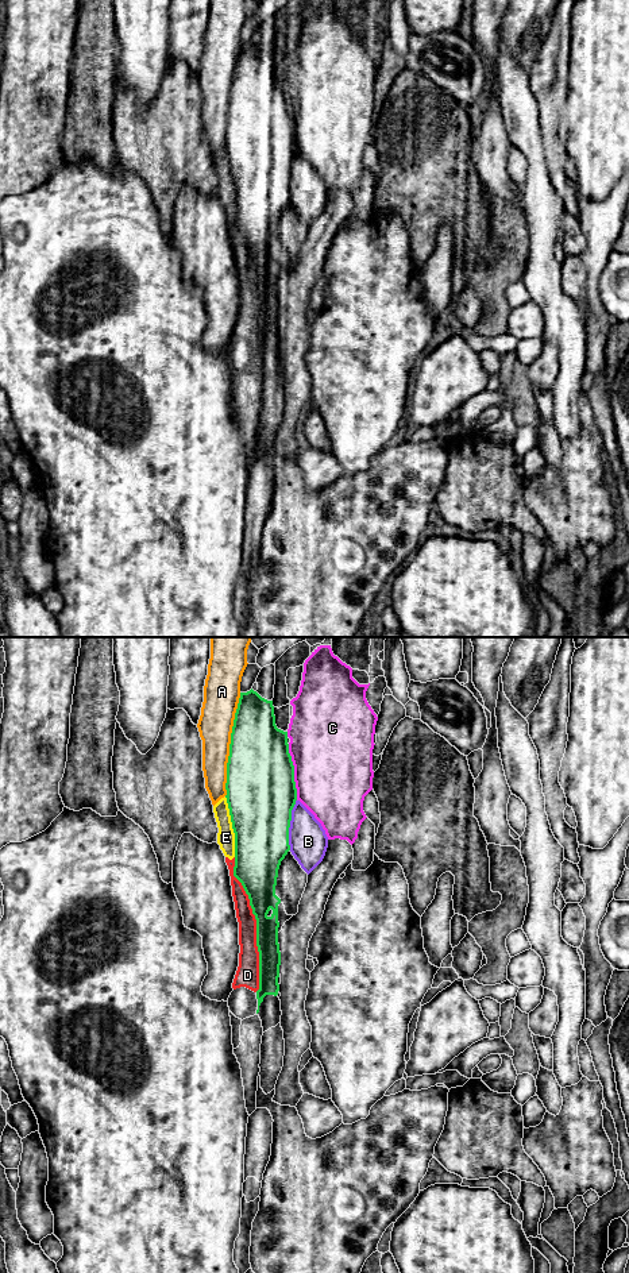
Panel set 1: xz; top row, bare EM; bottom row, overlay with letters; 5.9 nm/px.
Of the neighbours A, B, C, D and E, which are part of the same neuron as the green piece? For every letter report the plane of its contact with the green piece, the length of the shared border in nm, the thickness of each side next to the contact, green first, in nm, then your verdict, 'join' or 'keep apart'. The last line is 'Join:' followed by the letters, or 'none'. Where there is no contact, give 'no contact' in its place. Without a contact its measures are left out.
A: meets green in xz; contact 600 nm long; 400 nm thick on the green side, 200 nm on the other; keep apart
B: meets green in xz; contact 300 nm long; 420 nm thick on the green side, 220 nm on the other; keep apart
C: meets green in xz; contact 340 nm long; 420 nm thick on the green side, 480 nm on the other; keep apart
D: meets green in xz; contact 800 nm long; 190 nm thick on the green side, 130 nm on the other; keep apart
E: meets green in xz; contact 360 nm long; 400 nm thick on the green side, 110 nm on the other; keep apart
Join: none

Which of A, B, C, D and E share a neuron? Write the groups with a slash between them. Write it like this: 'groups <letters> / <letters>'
groups A / B / C / D E

